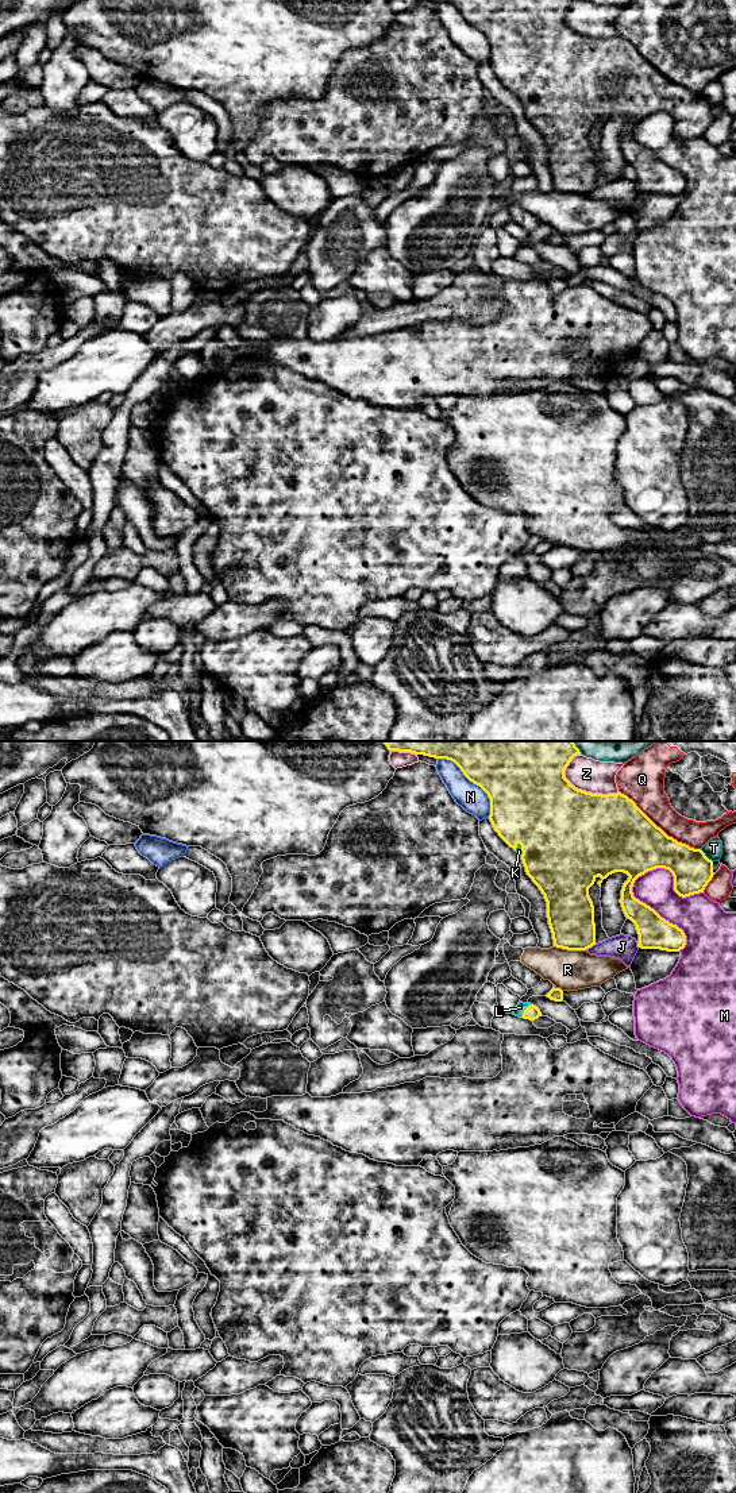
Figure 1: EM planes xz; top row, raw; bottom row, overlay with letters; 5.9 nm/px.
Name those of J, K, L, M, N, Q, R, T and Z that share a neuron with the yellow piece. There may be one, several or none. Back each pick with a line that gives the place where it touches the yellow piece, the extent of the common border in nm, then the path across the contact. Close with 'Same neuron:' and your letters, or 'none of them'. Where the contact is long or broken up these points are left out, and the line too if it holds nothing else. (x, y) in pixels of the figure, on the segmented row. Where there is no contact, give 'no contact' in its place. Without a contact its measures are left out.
K: xz (521, 849) | 80 nm | across xz (562, 838), (532, 838), (521, 849), (519, 851)
L: xz (524, 1010) | 110 nm | across xz (531, 1013), (524, 1010), (520, 1007)
Same neuron: K, L

